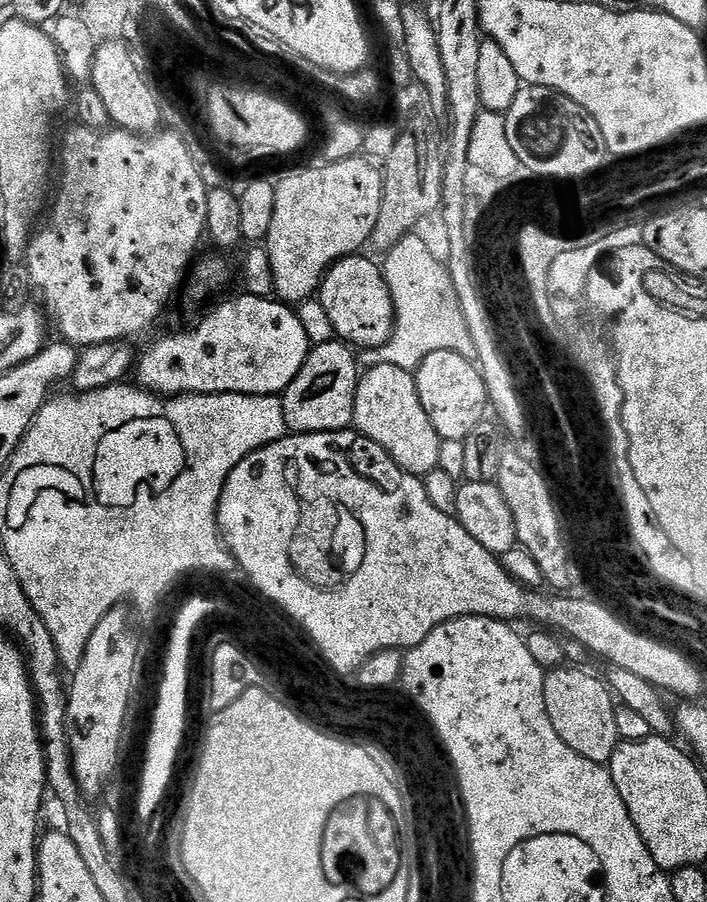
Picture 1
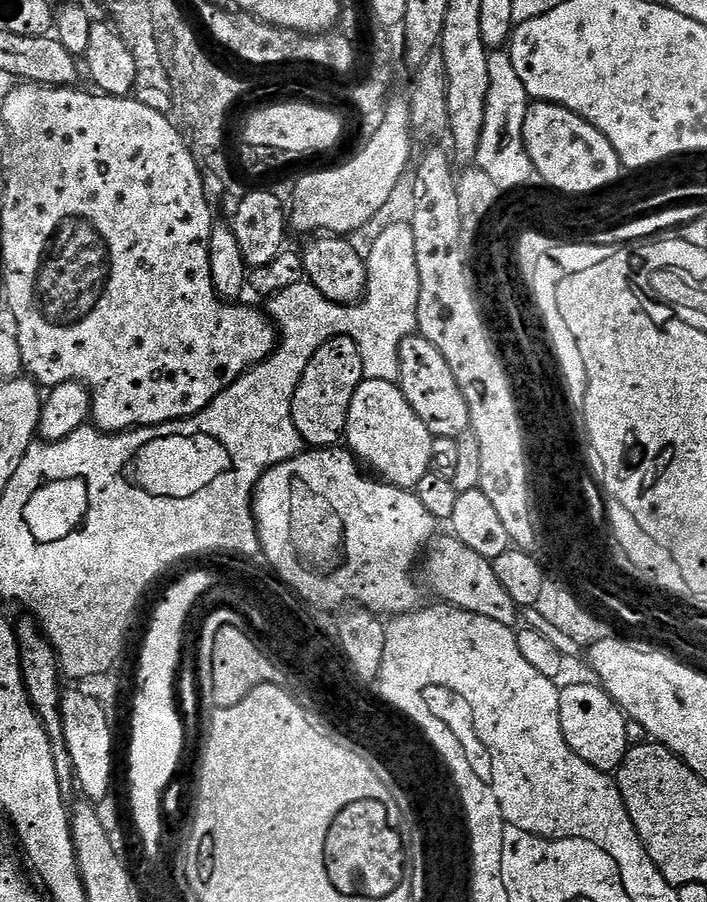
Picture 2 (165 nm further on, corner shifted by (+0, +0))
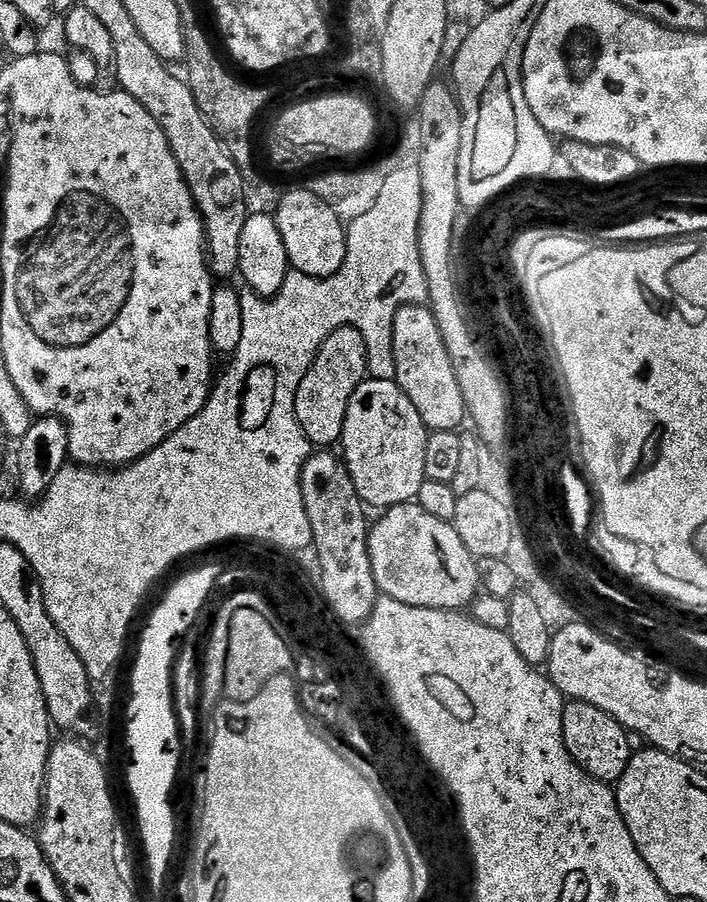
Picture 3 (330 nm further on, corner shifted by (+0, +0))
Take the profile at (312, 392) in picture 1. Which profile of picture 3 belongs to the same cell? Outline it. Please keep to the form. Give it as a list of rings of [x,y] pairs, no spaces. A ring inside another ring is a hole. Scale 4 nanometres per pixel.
[[[357,328],[334,330],[334,334],[330,334],[330,338],[326,338],[322,350],[318,350],[306,378],[302,378],[302,386],[298,386],[296,391],[298,426],[302,426],[306,438],[317,449],[328,450],[333,447],[331,444],[339,445],[341,443],[344,434],[344,423],[346,422],[346,406],[350,406],[350,398],[354,394],[354,390],[358,390],[358,386],[367,376],[368,347],[362,338],[362,334]]]

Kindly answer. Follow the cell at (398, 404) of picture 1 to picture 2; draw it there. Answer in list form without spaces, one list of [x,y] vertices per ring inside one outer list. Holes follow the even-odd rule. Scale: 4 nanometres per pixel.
[[[364,379],[358,390],[354,390],[348,411],[346,444],[357,460],[373,468],[371,471],[379,479],[399,488],[415,489],[426,473],[433,471],[433,439],[422,418],[406,402],[399,383]]]

